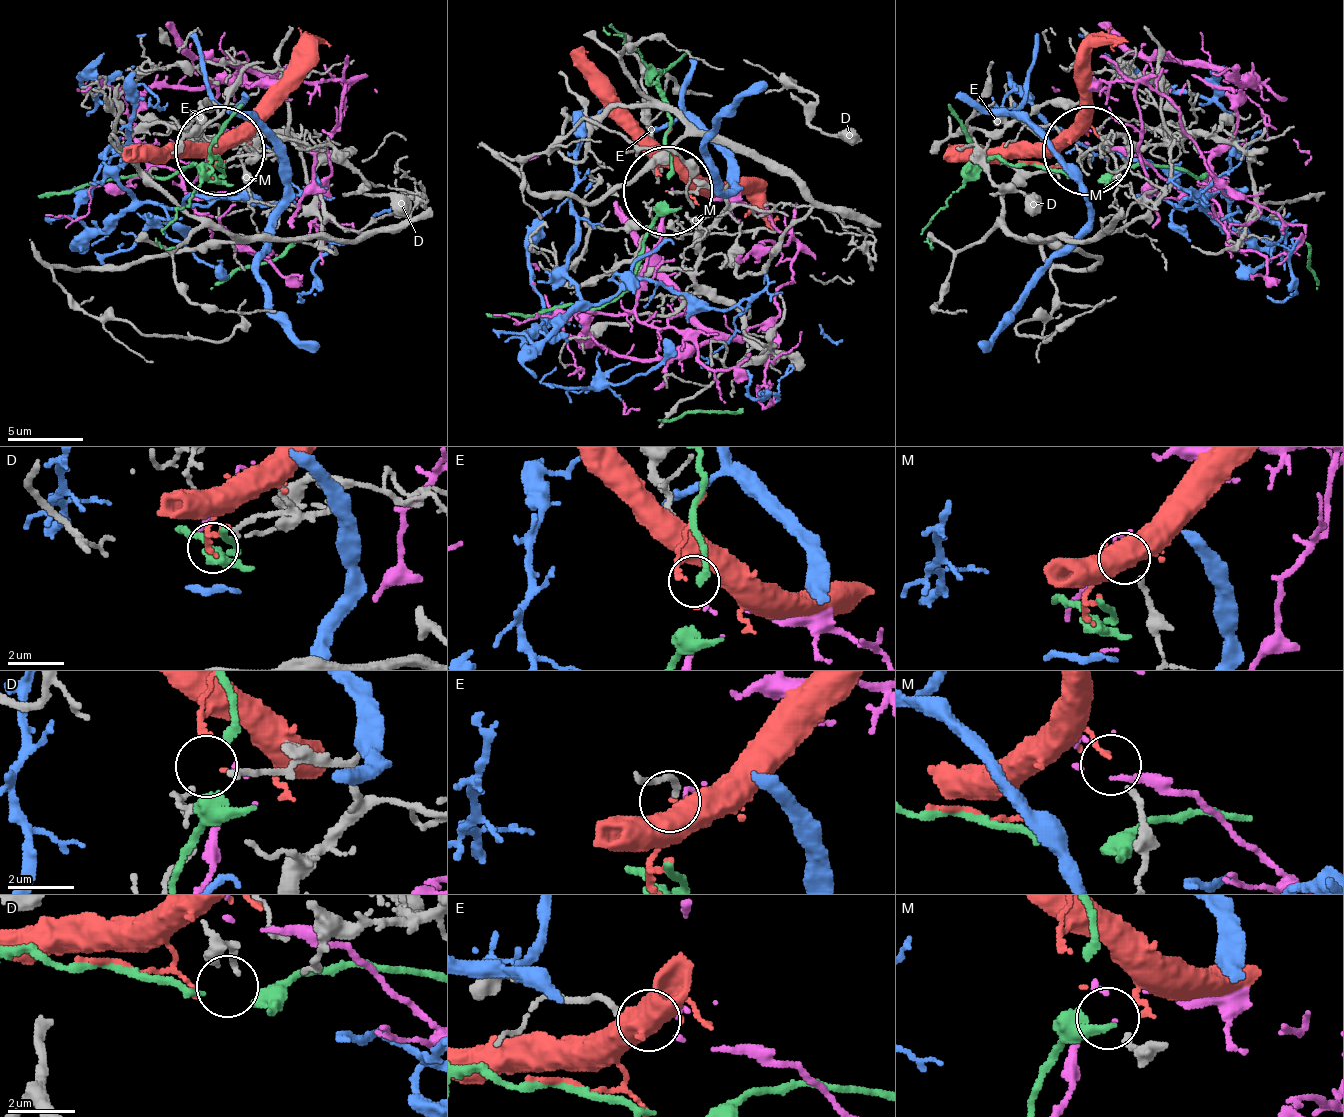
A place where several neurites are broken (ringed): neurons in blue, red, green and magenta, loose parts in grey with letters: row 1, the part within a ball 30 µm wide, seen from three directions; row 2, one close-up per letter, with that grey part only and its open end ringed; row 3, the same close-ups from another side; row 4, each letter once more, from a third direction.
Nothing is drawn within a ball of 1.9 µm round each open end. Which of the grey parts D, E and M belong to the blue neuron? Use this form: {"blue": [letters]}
{"blue": []}

